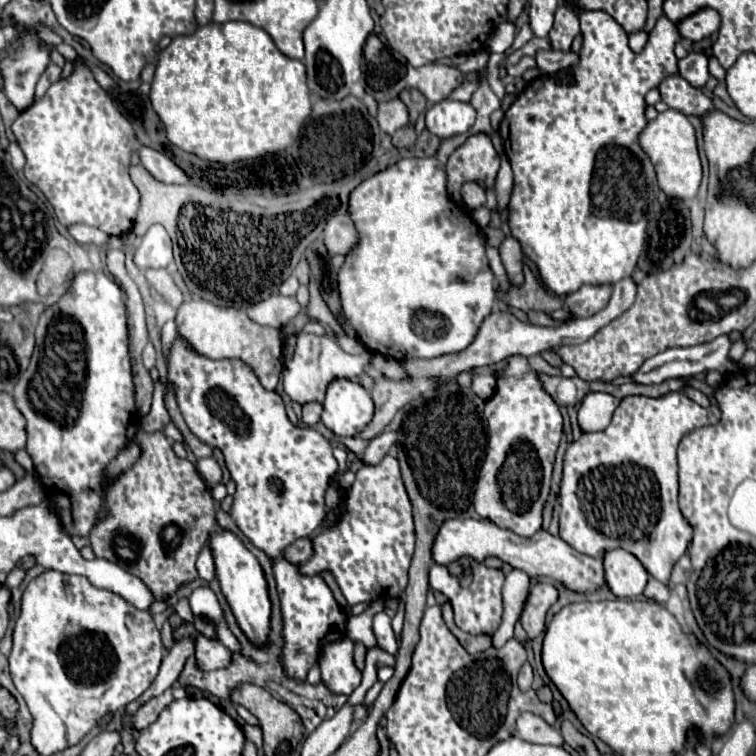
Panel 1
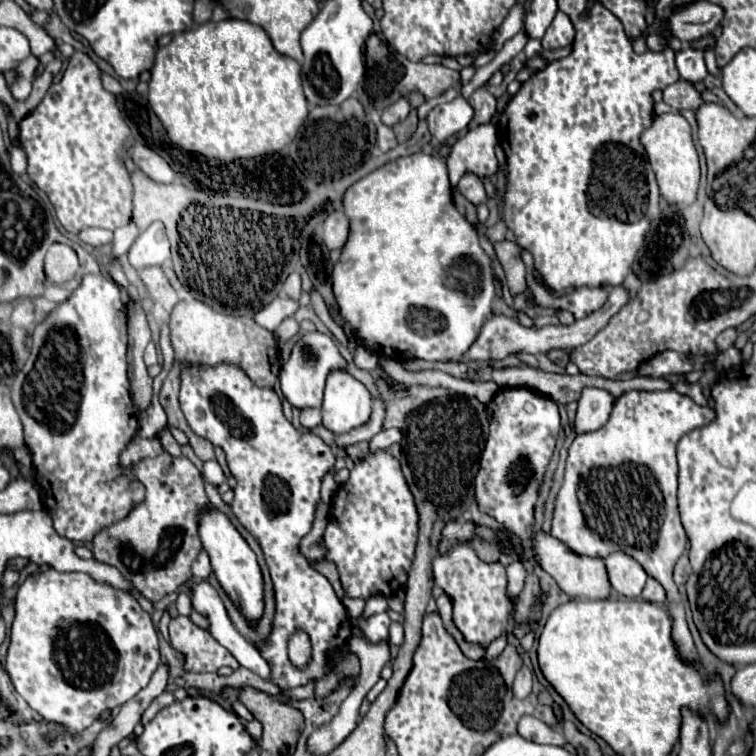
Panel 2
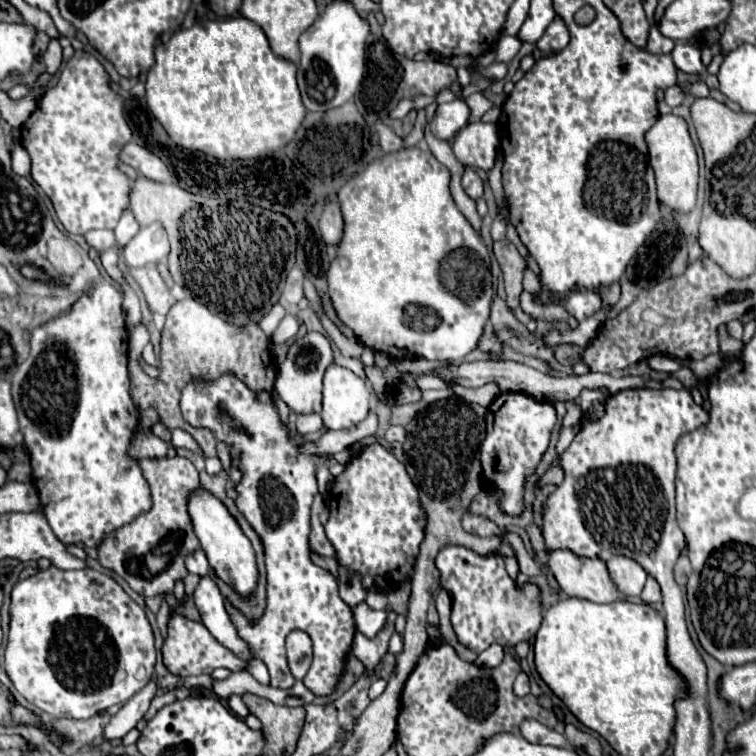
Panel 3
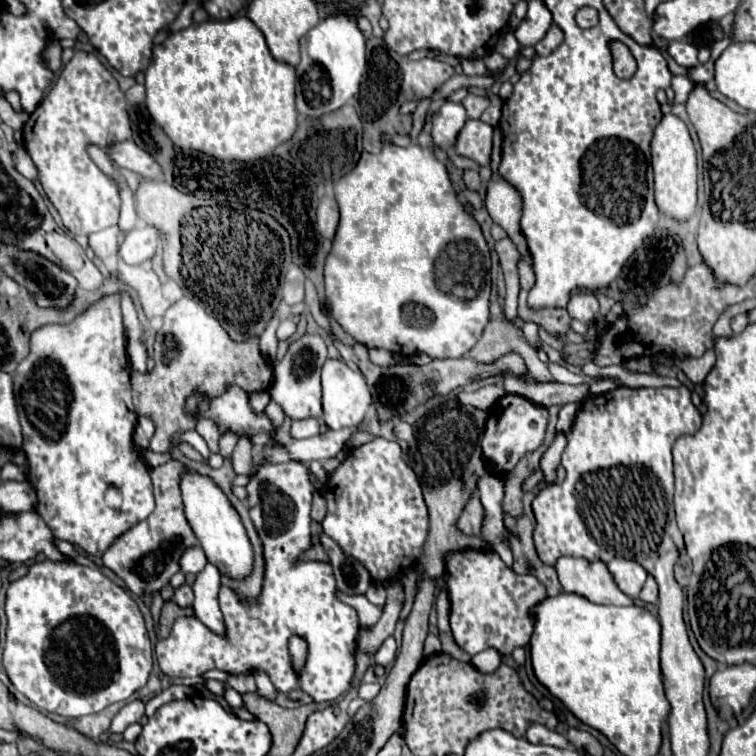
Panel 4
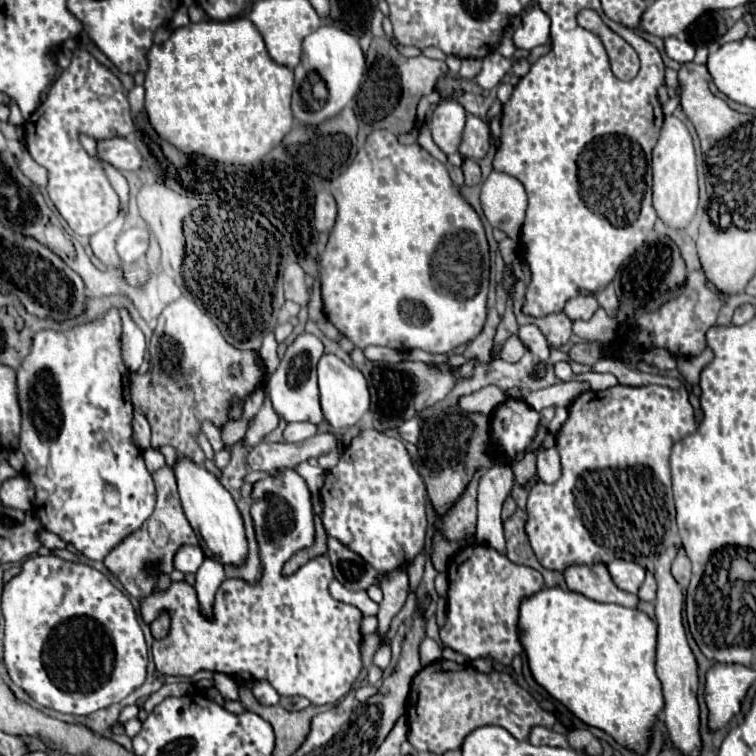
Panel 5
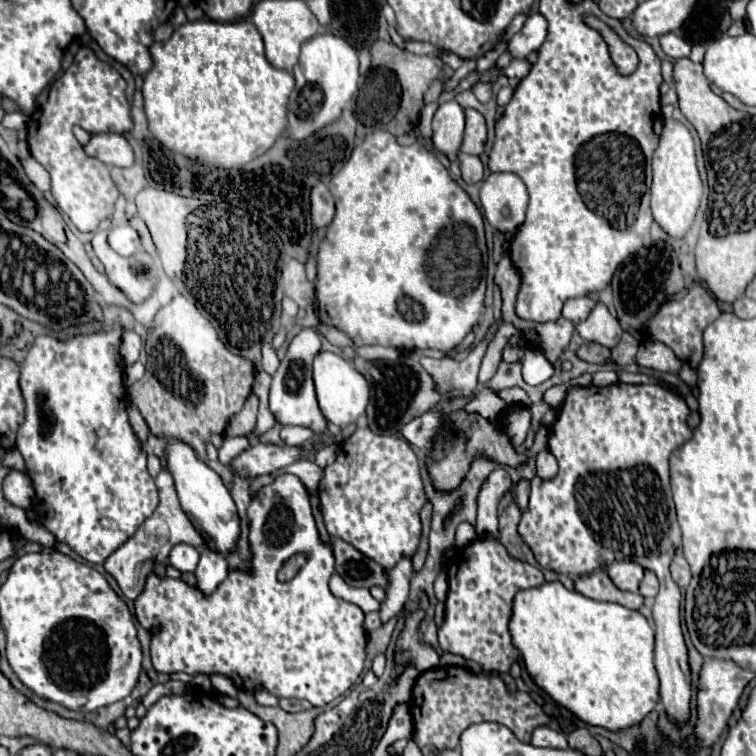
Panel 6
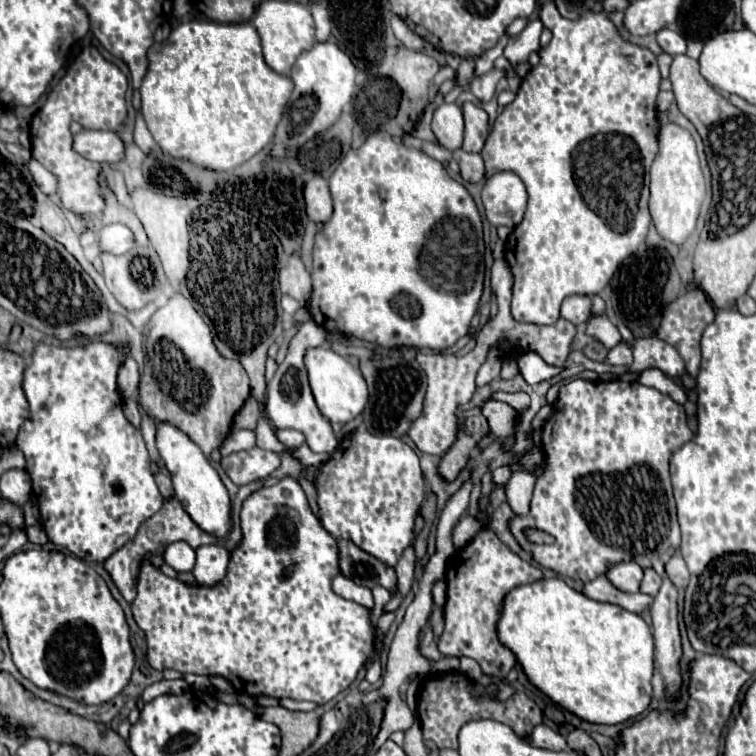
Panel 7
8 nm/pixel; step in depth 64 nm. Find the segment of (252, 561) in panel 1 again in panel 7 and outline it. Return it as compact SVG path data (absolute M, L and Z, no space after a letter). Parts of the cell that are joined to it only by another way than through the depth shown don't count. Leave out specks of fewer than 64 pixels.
M162 420L156 422L156 448L170 472L170 478L174 484L174 494L180 500L180 504L184 506L184 510L190 514L190 518L202 530L212 532L214 536L224 540L224 536L230 532L230 526L232 526L230 498L228 498L228 490L222 484L218 472L210 466L210 462L206 460L202 450L182 430L178 430L170 422L162 422Z

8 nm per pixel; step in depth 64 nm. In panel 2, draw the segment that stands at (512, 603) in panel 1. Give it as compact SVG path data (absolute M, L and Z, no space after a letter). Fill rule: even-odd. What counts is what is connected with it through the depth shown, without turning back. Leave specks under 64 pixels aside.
M514 560L508 564L508 594L510 598L518 598L520 590L522 590L522 584L524 584L524 578L526 578L526 572L524 572L524 566ZM500 636L498 640L494 640L494 642L492 642L492 644L486 648L484 658L486 658L486 660L494 660L494 658L498 658L498 656L502 654L504 646L506 646L506 636Z

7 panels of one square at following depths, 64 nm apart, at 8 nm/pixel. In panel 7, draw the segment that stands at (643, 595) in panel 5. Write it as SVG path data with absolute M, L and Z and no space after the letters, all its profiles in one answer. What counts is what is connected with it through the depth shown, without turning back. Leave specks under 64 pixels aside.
M646 568L644 570L644 578L640 582L640 592L656 596L656 592L660 590L660 586L662 586L662 578L652 568Z

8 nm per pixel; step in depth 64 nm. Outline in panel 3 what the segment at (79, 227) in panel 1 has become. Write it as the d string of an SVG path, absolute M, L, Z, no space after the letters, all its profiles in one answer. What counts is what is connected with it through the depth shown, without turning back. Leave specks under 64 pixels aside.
M90 230L84 238L98 252L106 252L116 244L116 236L112 230Z

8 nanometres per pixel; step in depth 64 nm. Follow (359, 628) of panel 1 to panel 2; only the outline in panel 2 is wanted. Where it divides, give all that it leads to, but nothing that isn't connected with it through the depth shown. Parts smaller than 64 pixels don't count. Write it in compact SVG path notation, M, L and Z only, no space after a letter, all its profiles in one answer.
M370 596L368 600L366 600L366 608L364 608L364 616L372 616L374 612L384 612L388 608L388 604L386 604L386 598L384 596Z

